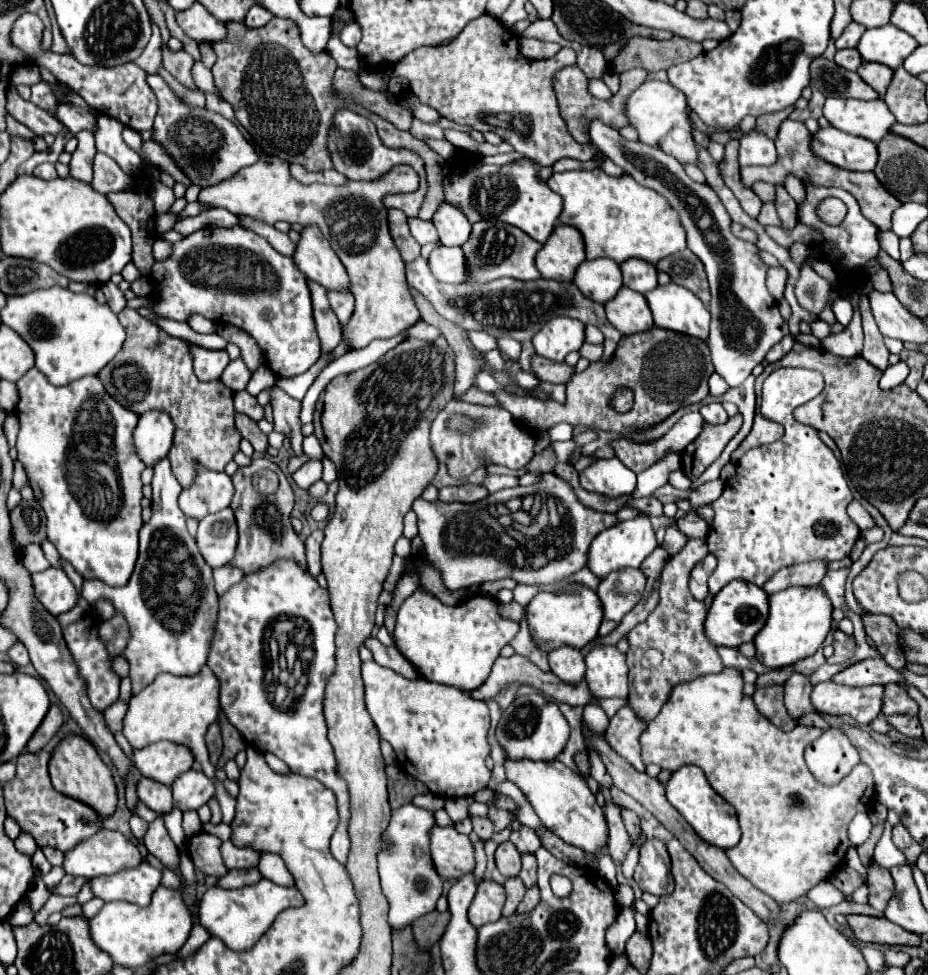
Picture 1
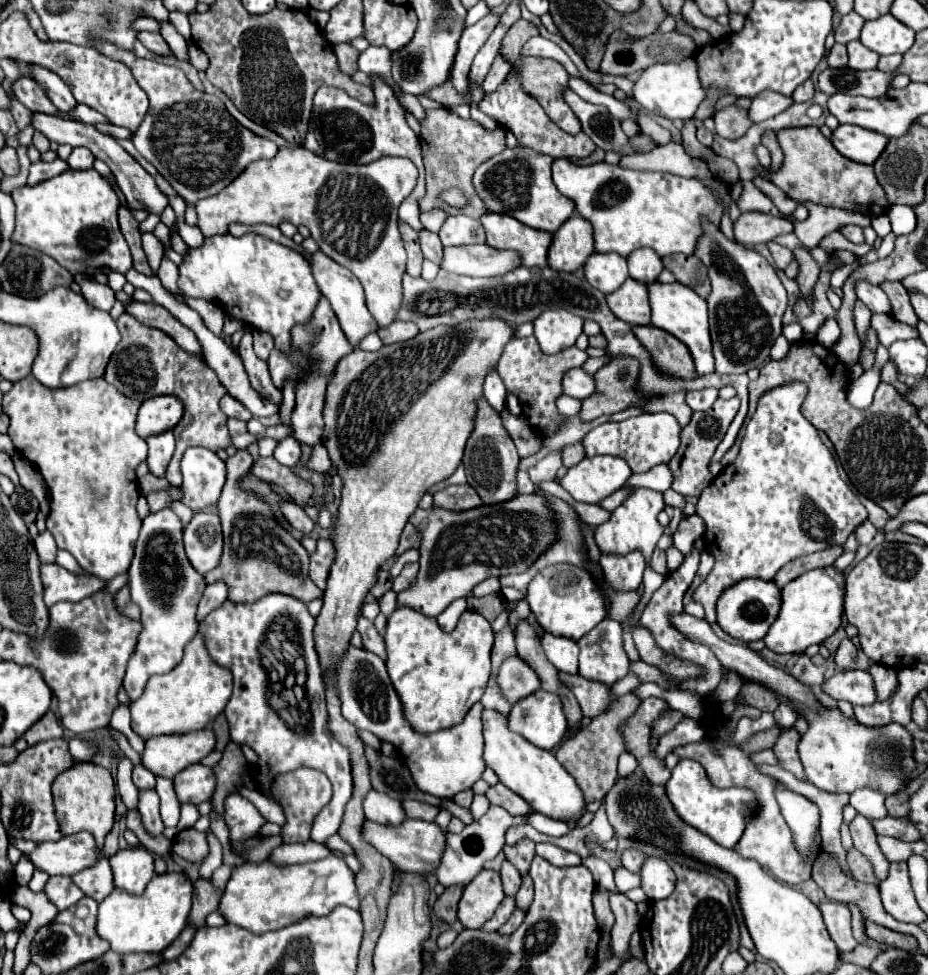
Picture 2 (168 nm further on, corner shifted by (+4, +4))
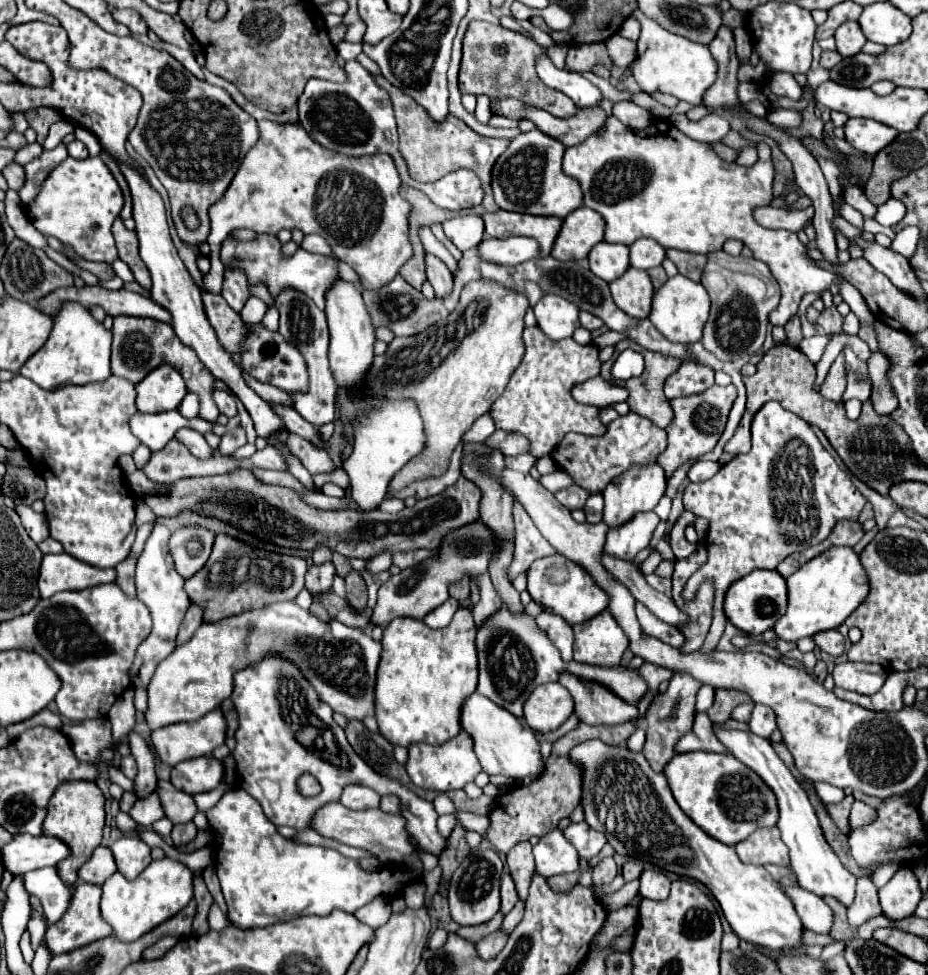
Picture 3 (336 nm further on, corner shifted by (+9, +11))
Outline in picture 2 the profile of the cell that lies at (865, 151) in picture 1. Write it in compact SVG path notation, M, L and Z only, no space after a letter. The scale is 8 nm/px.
M840 124L832 132L830 142L842 156L860 164L874 164L876 158L882 154L884 146L888 144L888 138L860 126Z

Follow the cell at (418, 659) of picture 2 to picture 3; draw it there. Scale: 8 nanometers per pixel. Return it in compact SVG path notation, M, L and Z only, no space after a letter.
M459 607L457 613L453 615L453 621L443 627L441 631L429 629L427 625L423 625L421 621L415 619L393 619L385 631L383 631L383 653L381 653L381 661L379 661L379 669L377 669L377 681L375 681L375 719L377 719L377 727L379 733L391 743L391 745L401 745L401 747L409 747L413 743L427 743L427 745L443 745L449 739L453 739L461 727L459 727L459 711L461 711L461 703L463 699L467 699L475 687L477 687L477 655L475 655L475 621L473 615L467 607Z

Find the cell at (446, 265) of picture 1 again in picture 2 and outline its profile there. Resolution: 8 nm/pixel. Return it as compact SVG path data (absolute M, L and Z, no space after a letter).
M446 246L440 268L464 276L500 276L518 268L518 254L492 250L490 246Z

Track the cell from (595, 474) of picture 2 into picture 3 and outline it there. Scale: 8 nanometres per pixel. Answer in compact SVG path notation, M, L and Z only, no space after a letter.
M557 469L555 473L541 475L539 481L541 481L541 485L543 485L545 489L549 489L551 493L557 493L557 491L567 489L567 487L573 485L573 479L571 479L569 475L565 475L565 471L559 471L559 469Z

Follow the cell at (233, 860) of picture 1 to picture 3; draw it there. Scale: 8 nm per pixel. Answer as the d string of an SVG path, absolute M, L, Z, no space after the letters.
M213 903L211 911L209 911L209 927L211 927L213 931L221 931L221 929L227 929L227 925L229 925L227 917L225 917L223 911L219 909L219 905Z

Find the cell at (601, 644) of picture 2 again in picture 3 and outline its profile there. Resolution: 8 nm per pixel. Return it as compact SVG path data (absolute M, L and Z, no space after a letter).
M607 609L589 621L573 625L573 631L573 659L579 663L613 667L621 663L629 647L627 635Z

